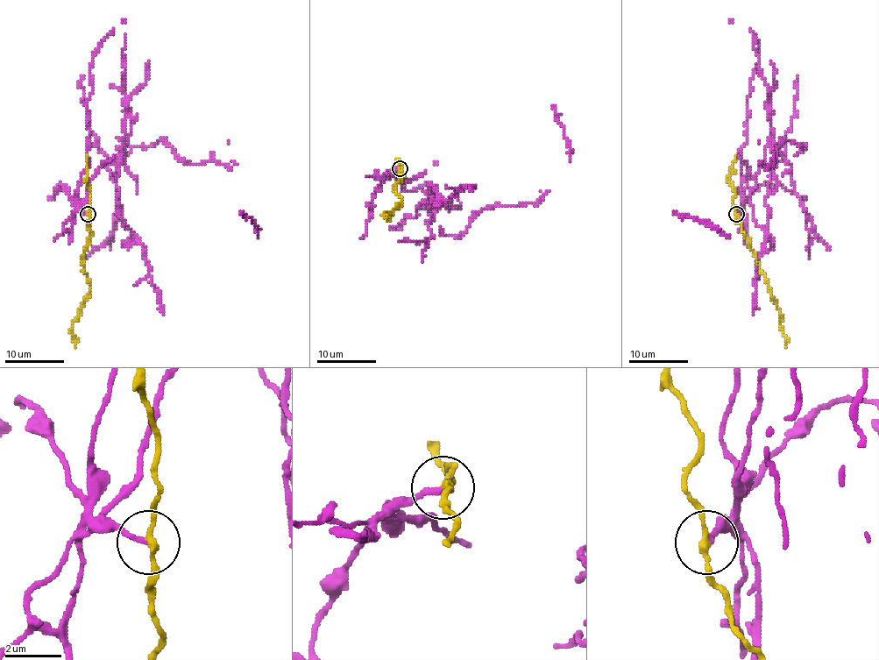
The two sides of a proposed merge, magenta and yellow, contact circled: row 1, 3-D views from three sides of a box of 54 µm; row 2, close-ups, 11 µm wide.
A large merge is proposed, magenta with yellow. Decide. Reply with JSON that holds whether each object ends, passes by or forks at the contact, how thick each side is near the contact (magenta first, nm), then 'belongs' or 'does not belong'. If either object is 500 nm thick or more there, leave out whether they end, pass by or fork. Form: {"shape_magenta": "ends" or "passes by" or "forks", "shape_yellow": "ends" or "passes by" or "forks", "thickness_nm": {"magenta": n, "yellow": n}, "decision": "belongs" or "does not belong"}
{"shape_magenta": "ends", "shape_yellow": "passes by", "thickness_nm": {"magenta": 190, "yellow": 200}, "decision": "does not belong"}

